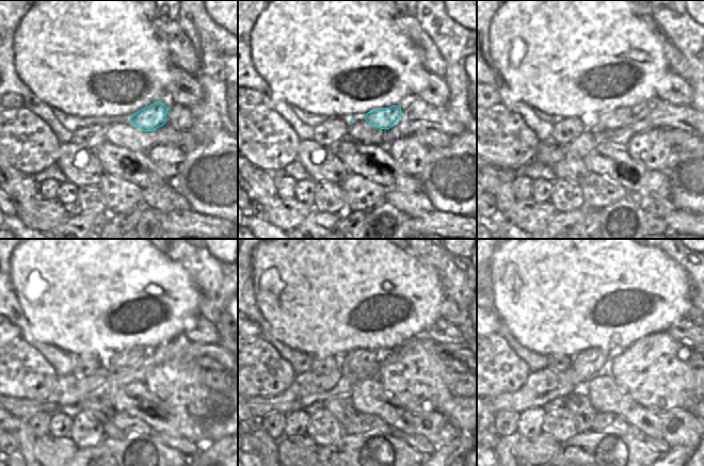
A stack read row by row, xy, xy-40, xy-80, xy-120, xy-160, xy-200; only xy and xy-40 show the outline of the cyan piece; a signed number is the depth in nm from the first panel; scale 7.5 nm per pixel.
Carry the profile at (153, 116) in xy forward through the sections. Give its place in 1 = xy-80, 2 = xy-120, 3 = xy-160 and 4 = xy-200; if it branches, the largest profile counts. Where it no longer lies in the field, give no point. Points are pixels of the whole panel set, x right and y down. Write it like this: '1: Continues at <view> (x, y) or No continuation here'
1: Continues at xy-80 (614, 118)
2: Continues at xy-120 (127, 357)
3: Continues at xy-160 (352, 362)
4: Continues at xy-200 (586, 364)

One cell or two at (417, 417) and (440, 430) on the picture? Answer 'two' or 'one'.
one

